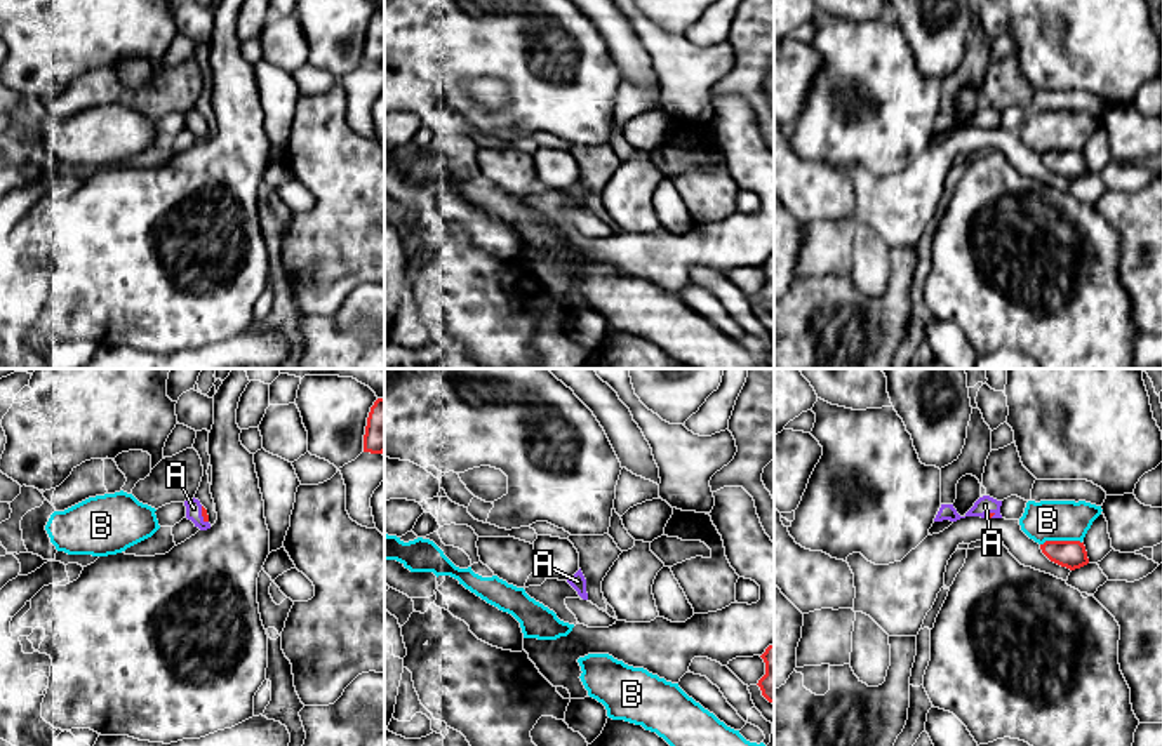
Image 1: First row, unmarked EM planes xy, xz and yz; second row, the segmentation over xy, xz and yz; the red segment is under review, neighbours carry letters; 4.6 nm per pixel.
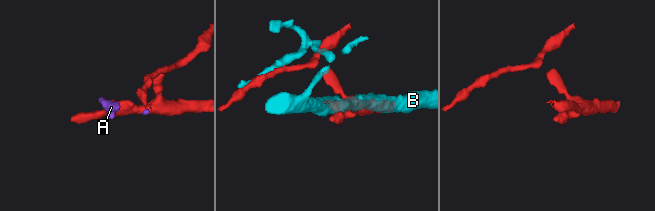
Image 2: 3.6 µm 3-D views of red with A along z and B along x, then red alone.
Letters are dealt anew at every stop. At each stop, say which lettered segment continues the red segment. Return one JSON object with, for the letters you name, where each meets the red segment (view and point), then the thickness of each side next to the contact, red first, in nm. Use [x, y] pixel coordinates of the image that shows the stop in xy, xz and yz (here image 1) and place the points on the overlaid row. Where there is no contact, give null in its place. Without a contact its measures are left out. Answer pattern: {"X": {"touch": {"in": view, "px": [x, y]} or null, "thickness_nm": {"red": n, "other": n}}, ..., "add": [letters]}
{"A": {"touch": {"in": "xy", "px": [202, 515]}, "thickness_nm": {"red": 30, "other": 80}}, "add": ["A"]}

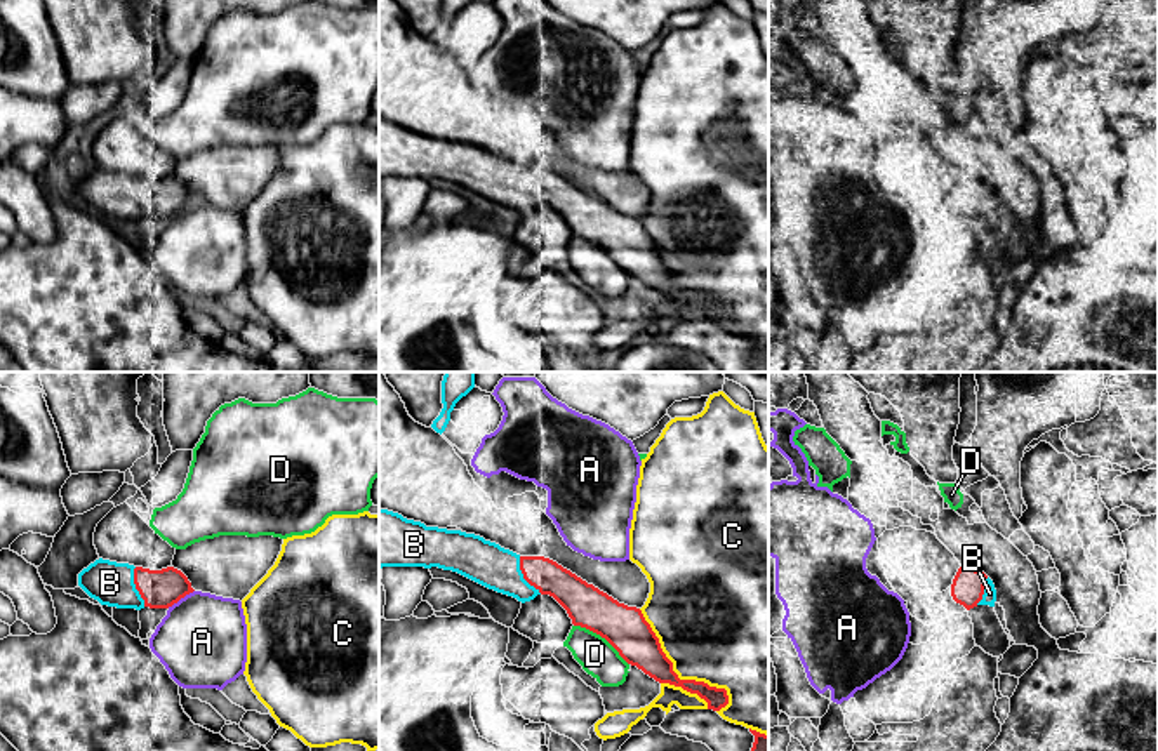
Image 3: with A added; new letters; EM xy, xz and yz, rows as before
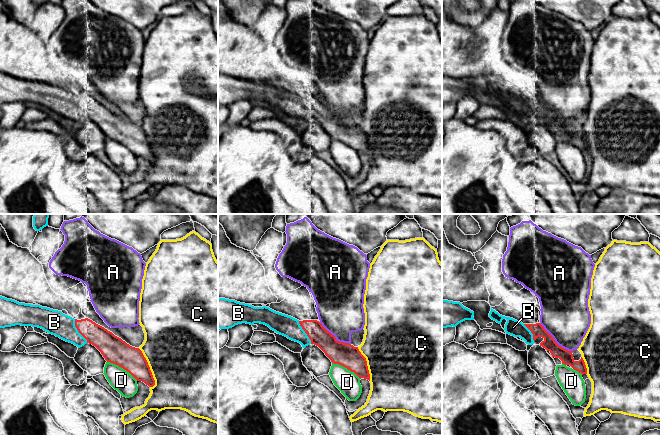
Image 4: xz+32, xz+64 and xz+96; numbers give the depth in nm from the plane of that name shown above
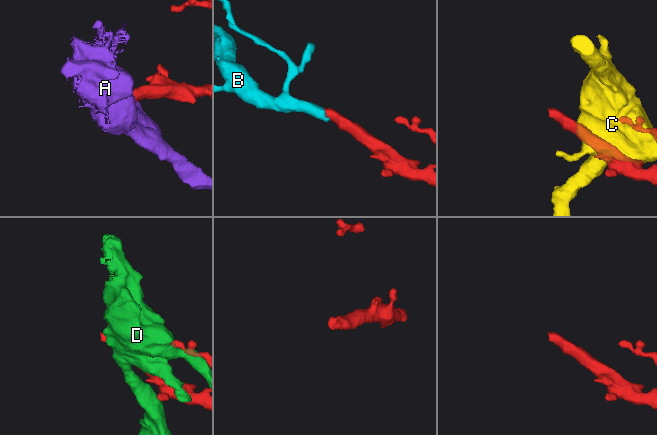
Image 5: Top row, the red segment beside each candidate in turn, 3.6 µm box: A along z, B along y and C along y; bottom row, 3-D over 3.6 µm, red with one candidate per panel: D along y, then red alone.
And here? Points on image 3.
{"B": {"touch": {"in": "xz", "px": [524, 576]}, "thickness_nm": {"red": 160, "other": 200}}, "add": ["B"]}

